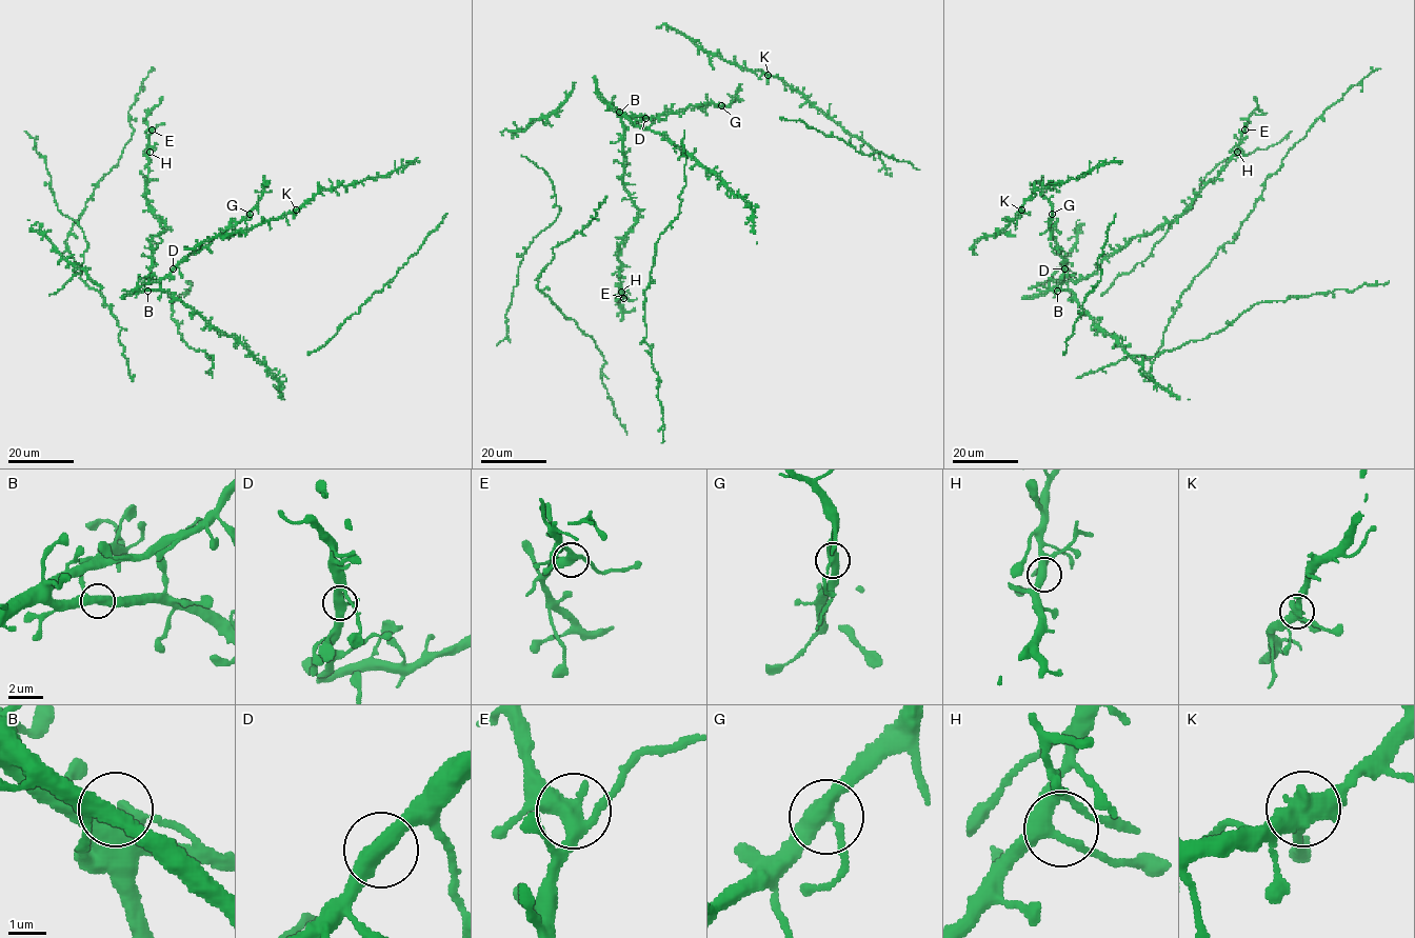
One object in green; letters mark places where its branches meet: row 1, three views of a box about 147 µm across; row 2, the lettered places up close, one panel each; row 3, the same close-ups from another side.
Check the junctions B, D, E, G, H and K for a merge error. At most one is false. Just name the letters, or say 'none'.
none

